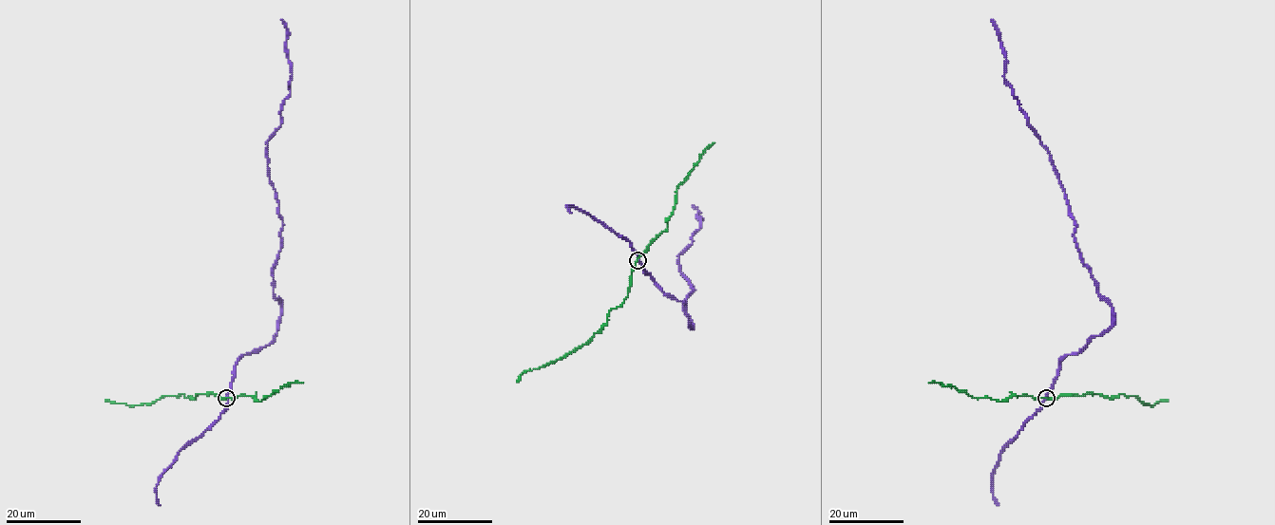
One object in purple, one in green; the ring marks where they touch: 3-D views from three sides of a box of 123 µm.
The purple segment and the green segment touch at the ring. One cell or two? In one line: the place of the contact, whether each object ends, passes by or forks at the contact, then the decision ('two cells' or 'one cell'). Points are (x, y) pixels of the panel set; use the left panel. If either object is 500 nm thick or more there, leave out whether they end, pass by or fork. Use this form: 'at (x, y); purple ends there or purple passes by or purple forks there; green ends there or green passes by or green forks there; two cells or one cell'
at (226, 398); purple passes by; green passes by; two cells

